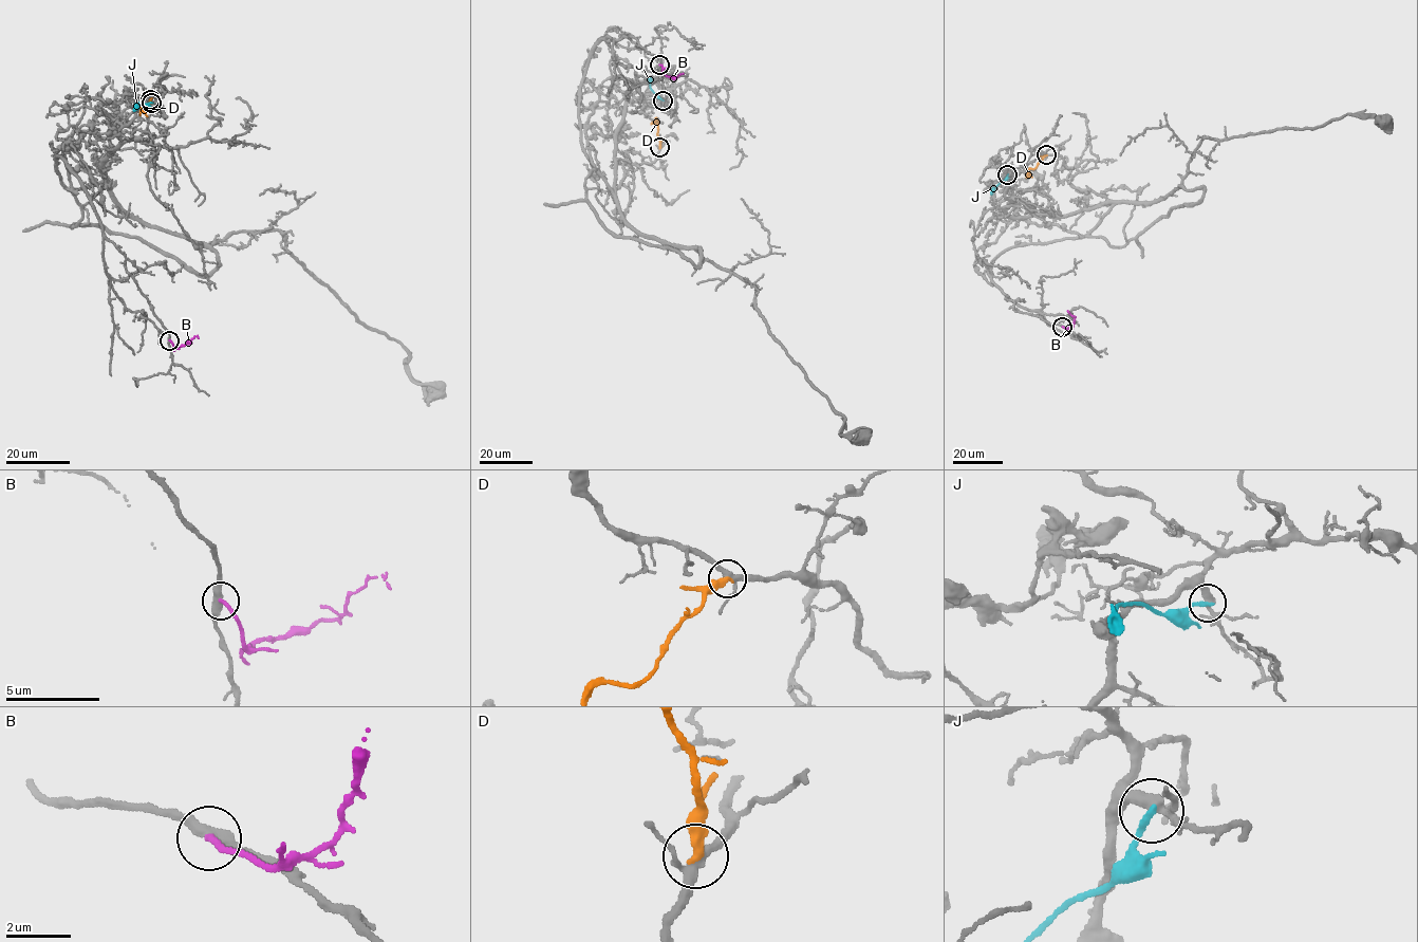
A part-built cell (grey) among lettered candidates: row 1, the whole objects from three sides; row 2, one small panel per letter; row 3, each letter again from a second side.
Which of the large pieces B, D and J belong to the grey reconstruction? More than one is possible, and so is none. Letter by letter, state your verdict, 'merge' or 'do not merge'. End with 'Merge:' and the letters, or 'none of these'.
B: do not merge
D: do not merge
J: do not merge
Merge: none of these

